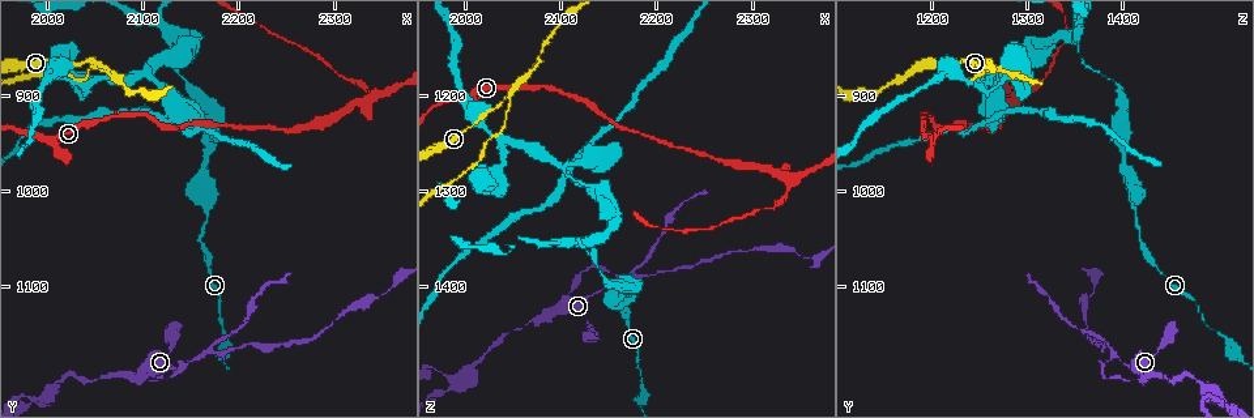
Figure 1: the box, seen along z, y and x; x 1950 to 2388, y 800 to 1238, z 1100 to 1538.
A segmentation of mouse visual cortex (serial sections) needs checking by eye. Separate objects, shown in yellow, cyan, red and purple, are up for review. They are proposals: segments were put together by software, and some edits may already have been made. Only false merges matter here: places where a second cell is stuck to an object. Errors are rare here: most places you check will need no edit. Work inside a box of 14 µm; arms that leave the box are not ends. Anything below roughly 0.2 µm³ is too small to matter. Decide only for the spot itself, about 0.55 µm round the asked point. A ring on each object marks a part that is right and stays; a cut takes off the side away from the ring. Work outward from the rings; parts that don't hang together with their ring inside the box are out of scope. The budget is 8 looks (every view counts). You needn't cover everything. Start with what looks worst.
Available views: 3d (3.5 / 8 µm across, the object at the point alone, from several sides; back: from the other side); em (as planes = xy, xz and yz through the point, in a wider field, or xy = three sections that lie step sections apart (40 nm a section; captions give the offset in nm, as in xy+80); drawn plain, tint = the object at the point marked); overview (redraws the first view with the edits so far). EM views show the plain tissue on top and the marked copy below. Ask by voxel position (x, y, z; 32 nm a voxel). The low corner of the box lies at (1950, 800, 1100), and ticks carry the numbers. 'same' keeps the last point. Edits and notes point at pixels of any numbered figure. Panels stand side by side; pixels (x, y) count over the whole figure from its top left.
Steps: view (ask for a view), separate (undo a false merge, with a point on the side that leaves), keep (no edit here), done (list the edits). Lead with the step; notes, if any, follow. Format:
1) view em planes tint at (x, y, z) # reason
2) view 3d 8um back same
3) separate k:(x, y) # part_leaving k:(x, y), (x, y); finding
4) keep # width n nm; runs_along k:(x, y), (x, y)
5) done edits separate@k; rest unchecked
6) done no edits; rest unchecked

view 3d 8um at (2040, 865, 1200) # three arms meet

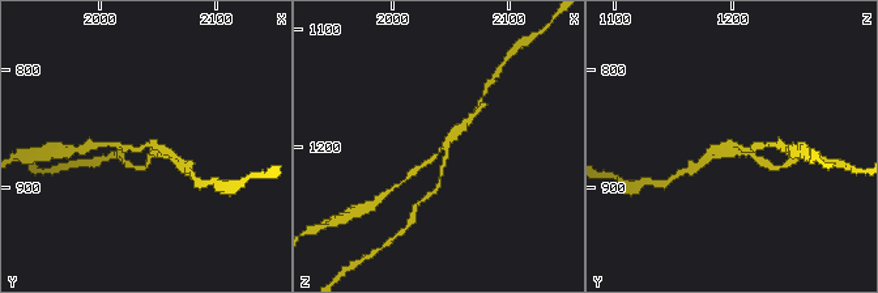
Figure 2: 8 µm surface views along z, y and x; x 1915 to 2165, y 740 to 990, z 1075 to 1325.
view 3d 3.5um at (2046, 866, 1200) # zoom in

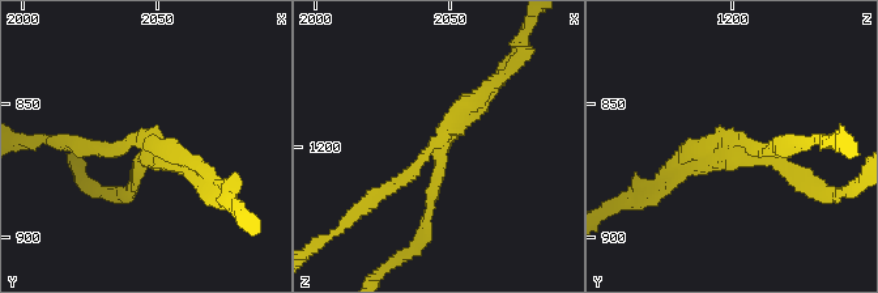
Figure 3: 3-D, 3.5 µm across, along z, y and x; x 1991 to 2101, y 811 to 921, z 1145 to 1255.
view em xy step 5 tint at (2044, 865, 1201) # shape alone is not enough

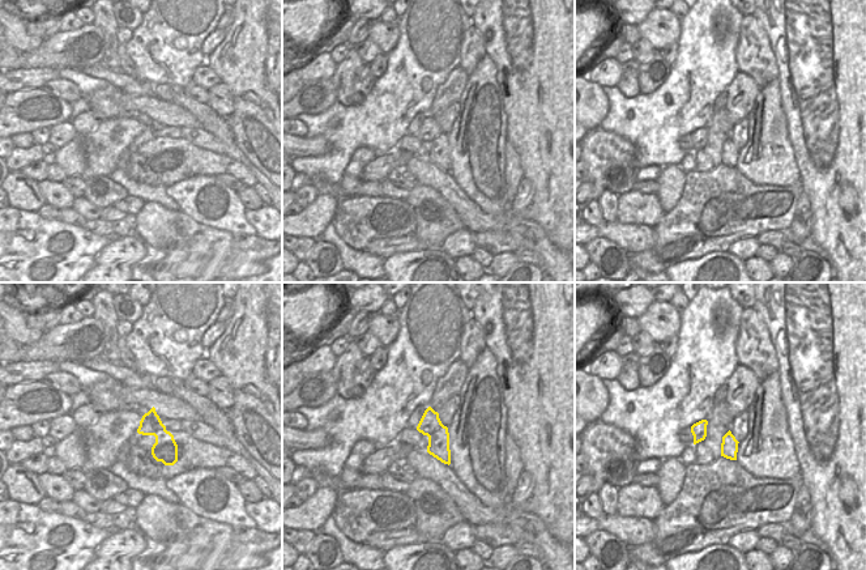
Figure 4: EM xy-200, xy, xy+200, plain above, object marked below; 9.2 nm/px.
separate 3:(139, 170) # arm_widths 200, 200, 250 nm; part_leaving 3:(148, 152), (132, 189), (115, 192); two cells meet here

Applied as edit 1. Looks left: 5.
view 3d 3.5um at (2340, 905, 1285) # three arms meet

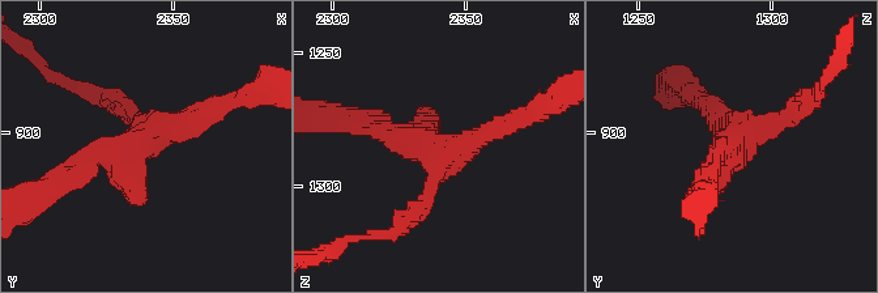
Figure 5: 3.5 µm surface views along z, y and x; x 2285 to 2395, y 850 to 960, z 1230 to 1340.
view em planes tint at (2340, 902, 1290)

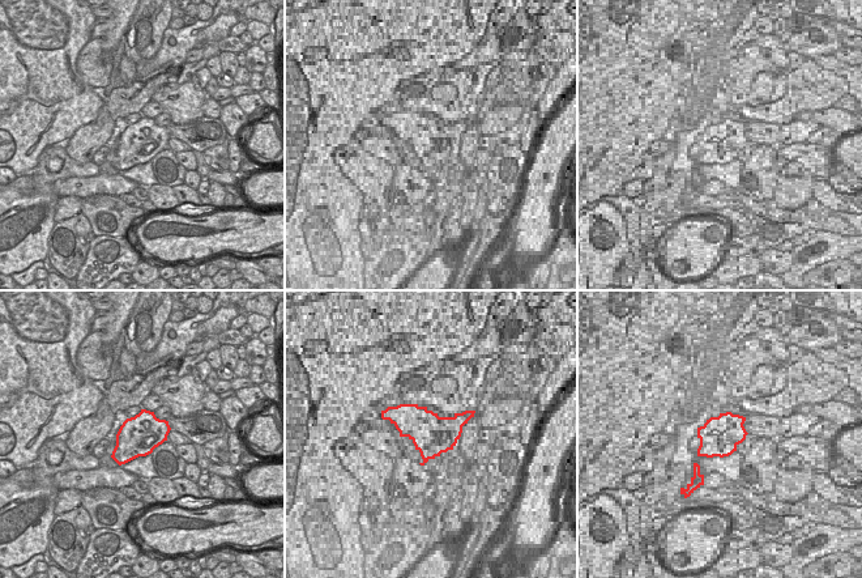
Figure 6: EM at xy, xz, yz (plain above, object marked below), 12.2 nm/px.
keep # runs_along 5:(706, 177), (723, 152), (806, 100); all the same cell

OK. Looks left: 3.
view 3d 8um at (2170, 915, 1400) # calibre changes

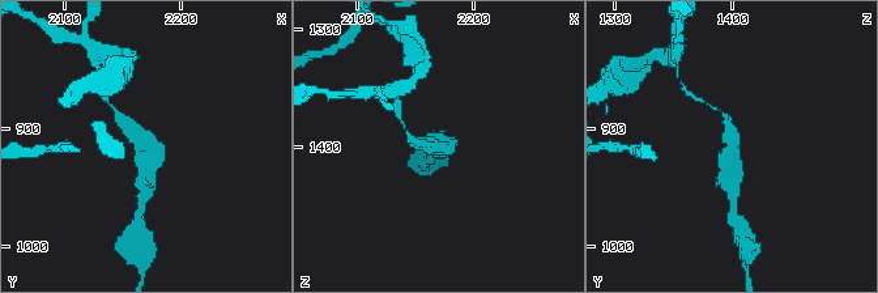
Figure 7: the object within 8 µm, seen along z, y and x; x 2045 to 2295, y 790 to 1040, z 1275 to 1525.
view 3d 3.5um at (2166, 912, 1400) # zoom in

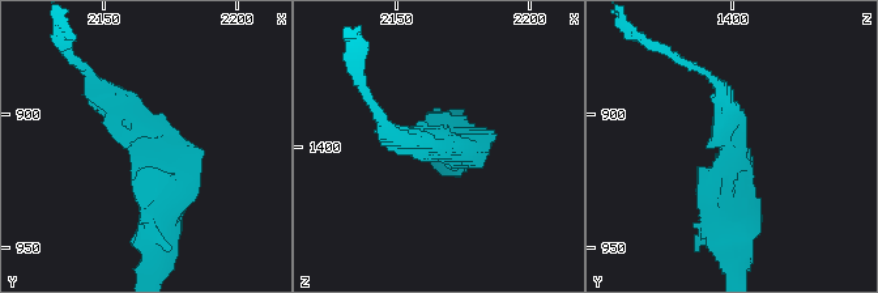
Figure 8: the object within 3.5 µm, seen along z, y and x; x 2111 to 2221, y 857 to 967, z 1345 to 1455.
view em xy step 3 tint at (2168, 913, 1400) # arm_widths 250, 400 nm; need the tissue

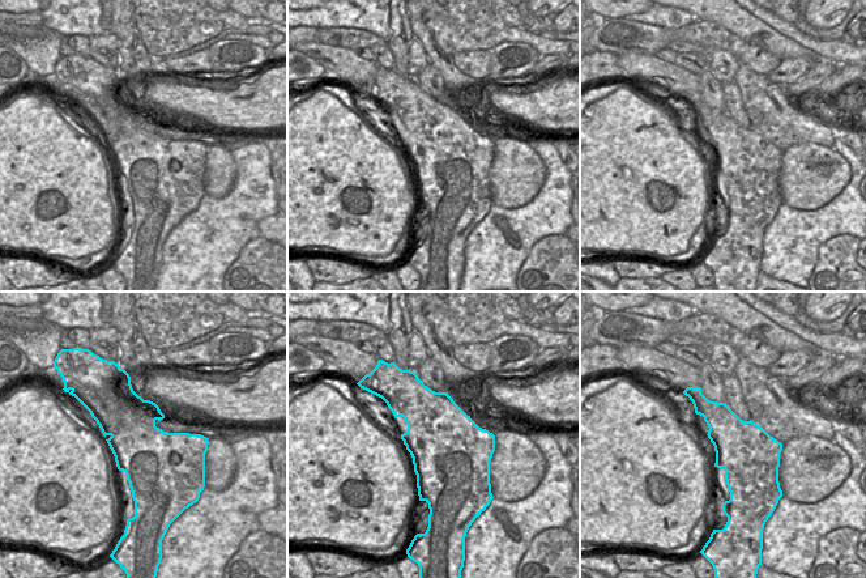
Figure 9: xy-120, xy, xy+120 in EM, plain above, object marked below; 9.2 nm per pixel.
keep # width 700 nm; runs_along 8:(160, 230), (167, 173), (96, 81); all the same cell

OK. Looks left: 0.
done edits separate@3; rest unchecked

